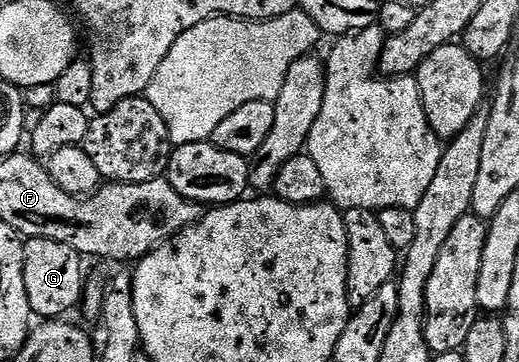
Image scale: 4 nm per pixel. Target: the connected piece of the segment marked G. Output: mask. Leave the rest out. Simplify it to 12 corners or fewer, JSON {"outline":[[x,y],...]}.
{"outline":[[31,238],[25,287],[34,315],[57,320],[83,297],[82,255]]}

